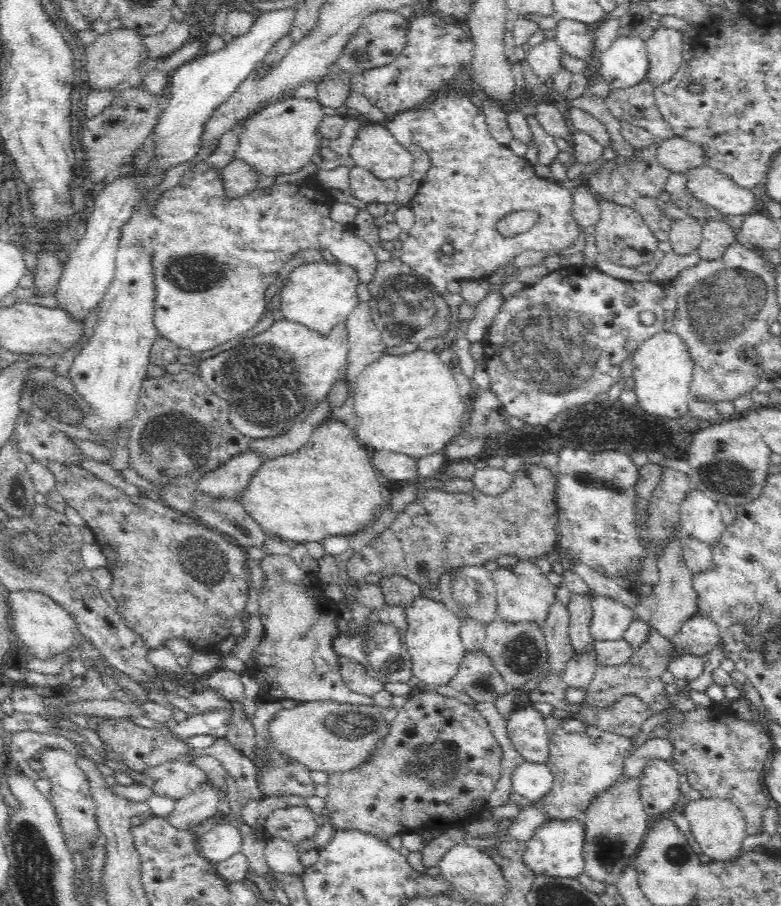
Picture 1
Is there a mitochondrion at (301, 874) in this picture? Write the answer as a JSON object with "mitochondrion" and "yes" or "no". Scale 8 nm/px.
{"mitochondrion":"no"}

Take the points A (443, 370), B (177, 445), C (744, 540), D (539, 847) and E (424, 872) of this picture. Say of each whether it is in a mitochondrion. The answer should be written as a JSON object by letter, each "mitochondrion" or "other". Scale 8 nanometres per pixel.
{"A":"other","B":"mitochondrion","C":"other","D":"other","E":"other"}

